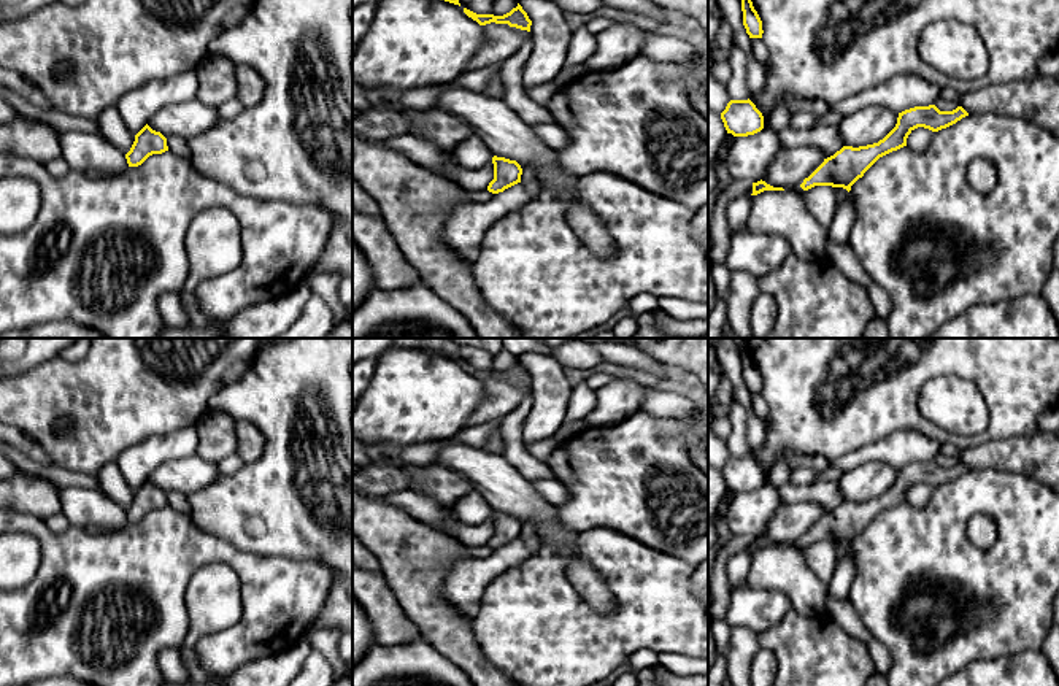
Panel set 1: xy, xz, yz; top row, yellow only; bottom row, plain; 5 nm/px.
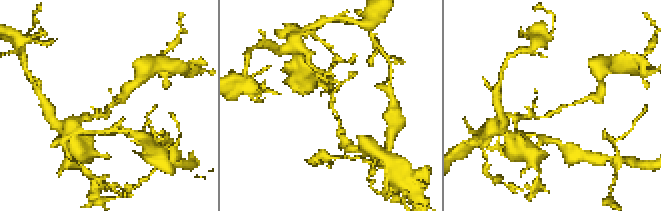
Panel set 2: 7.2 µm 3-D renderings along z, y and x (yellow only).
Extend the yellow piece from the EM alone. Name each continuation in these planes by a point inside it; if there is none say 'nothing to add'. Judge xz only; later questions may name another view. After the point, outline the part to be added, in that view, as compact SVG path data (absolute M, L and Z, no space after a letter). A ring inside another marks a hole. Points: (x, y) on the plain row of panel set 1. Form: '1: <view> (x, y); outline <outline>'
nothing to add

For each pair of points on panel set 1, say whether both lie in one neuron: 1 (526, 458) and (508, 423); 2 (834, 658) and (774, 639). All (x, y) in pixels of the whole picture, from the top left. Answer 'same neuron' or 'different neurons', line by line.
1: same neuron
2: same neuron

